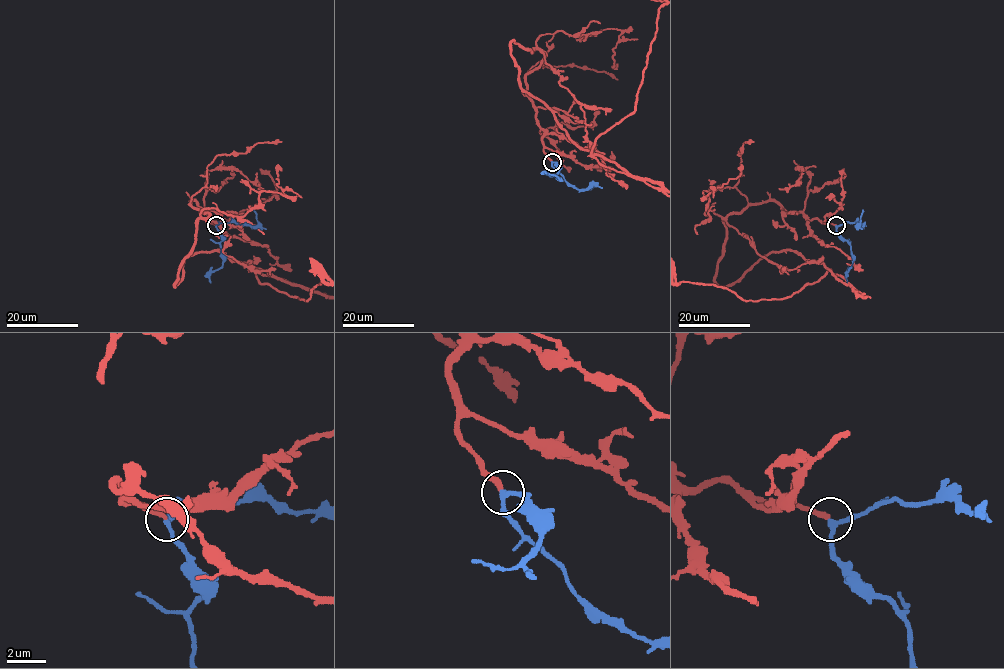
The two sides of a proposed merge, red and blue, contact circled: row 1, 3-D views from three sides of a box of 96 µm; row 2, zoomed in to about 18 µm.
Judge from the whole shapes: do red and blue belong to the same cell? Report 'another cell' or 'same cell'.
same cell

